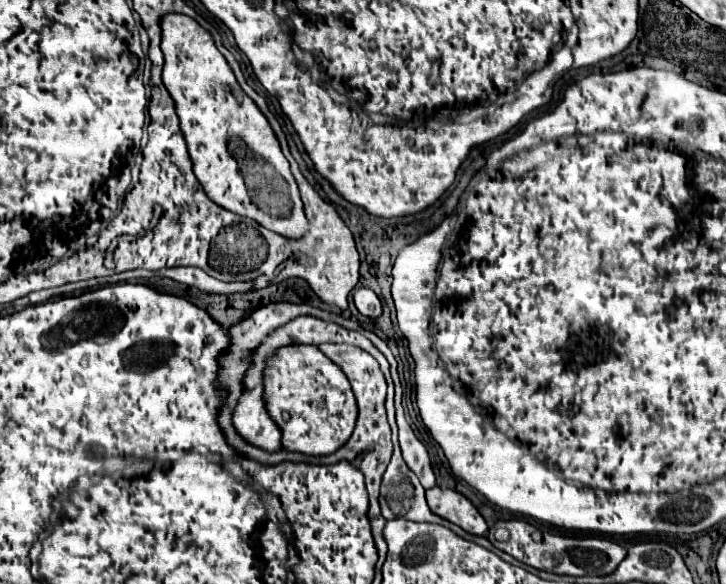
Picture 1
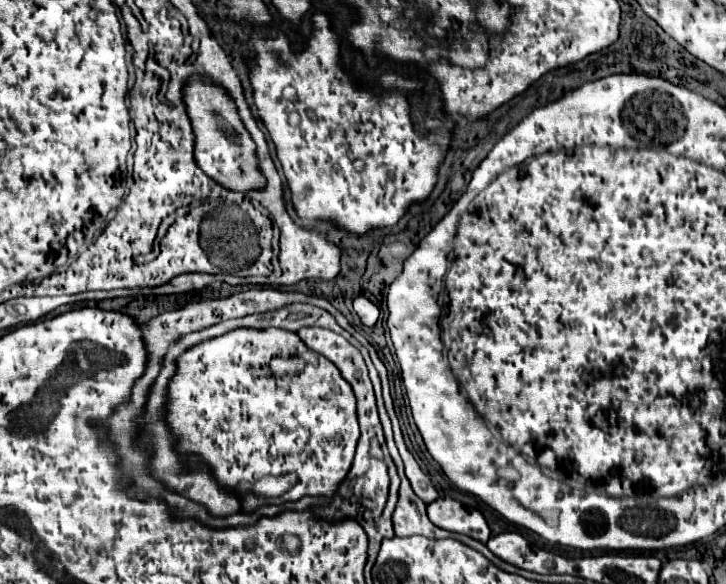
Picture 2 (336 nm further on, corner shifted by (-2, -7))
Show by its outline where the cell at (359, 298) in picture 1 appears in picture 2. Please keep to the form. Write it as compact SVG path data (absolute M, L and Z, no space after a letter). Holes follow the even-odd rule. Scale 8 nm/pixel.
M356 297L356 299L354 299L354 311L358 313L360 321L362 321L366 327L374 327L374 323L378 321L378 315L380 315L378 307L376 307L372 301L368 301L366 297Z

